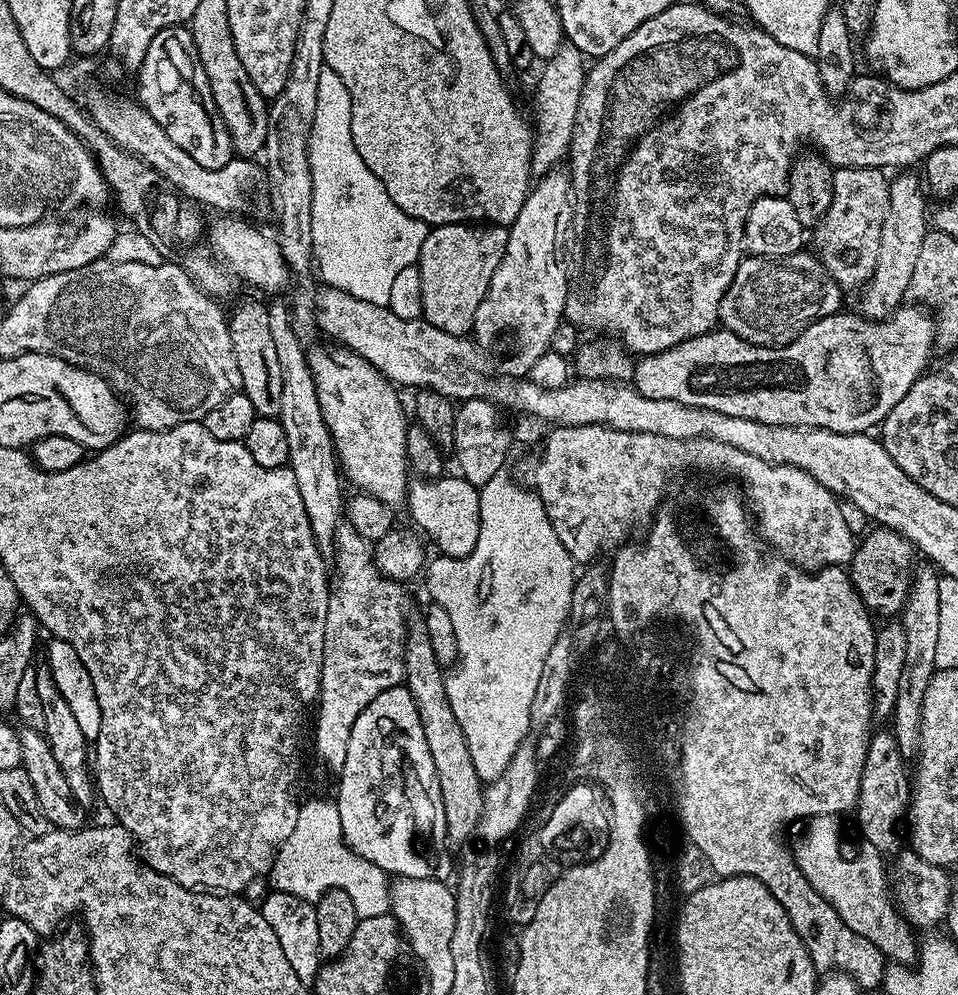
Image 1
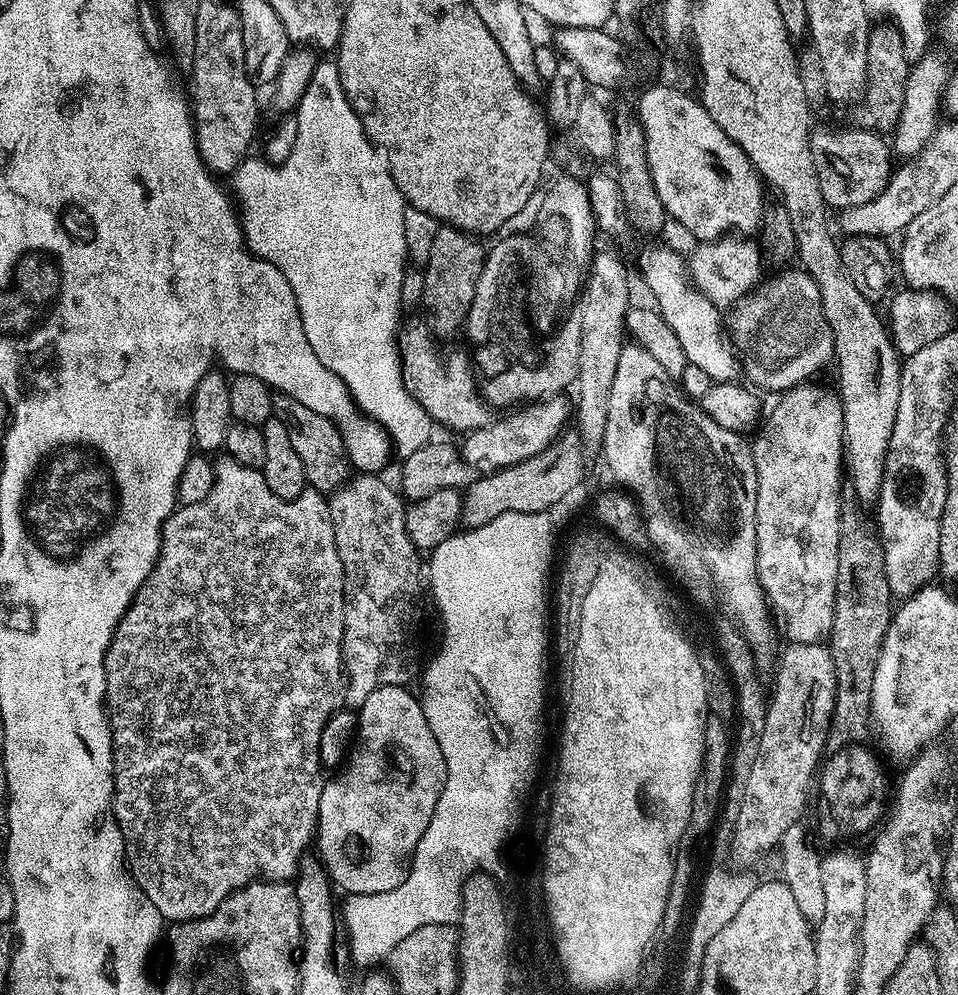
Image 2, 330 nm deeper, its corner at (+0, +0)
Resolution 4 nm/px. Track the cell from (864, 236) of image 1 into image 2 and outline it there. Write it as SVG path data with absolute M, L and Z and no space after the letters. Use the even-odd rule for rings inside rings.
M877 23L868 36L868 76L858 104L860 109L856 112L860 119L857 120L859 127L867 128L870 132L891 133L898 122L898 114L902 112L909 67L910 61L904 53L900 31L892 27L891 23Z

